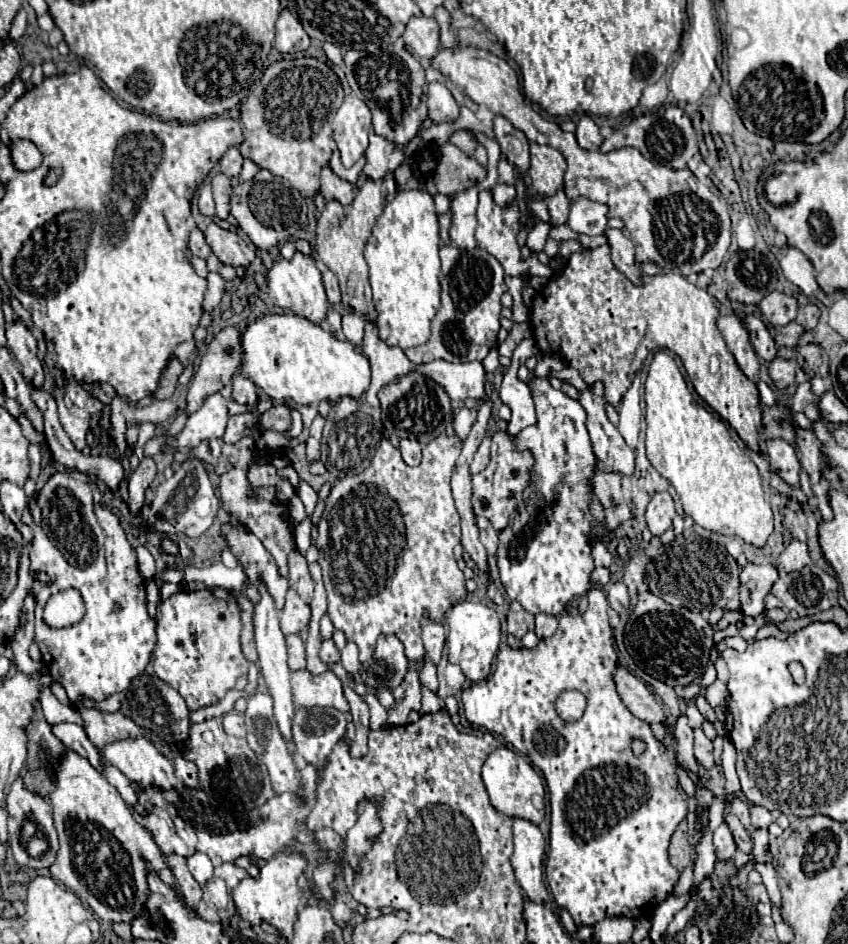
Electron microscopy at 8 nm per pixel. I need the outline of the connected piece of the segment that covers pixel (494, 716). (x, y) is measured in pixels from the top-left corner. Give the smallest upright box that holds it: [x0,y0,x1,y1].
[462,588,686,924]

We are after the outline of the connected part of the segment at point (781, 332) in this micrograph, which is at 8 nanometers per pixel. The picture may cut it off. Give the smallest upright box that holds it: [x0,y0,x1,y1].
[774,322,804,348]

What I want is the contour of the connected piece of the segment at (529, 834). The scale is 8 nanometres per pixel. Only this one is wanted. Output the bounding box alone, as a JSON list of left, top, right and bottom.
[512,818,550,904]

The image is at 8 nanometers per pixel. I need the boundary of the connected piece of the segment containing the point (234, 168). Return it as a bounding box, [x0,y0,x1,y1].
[220,148,242,176]

